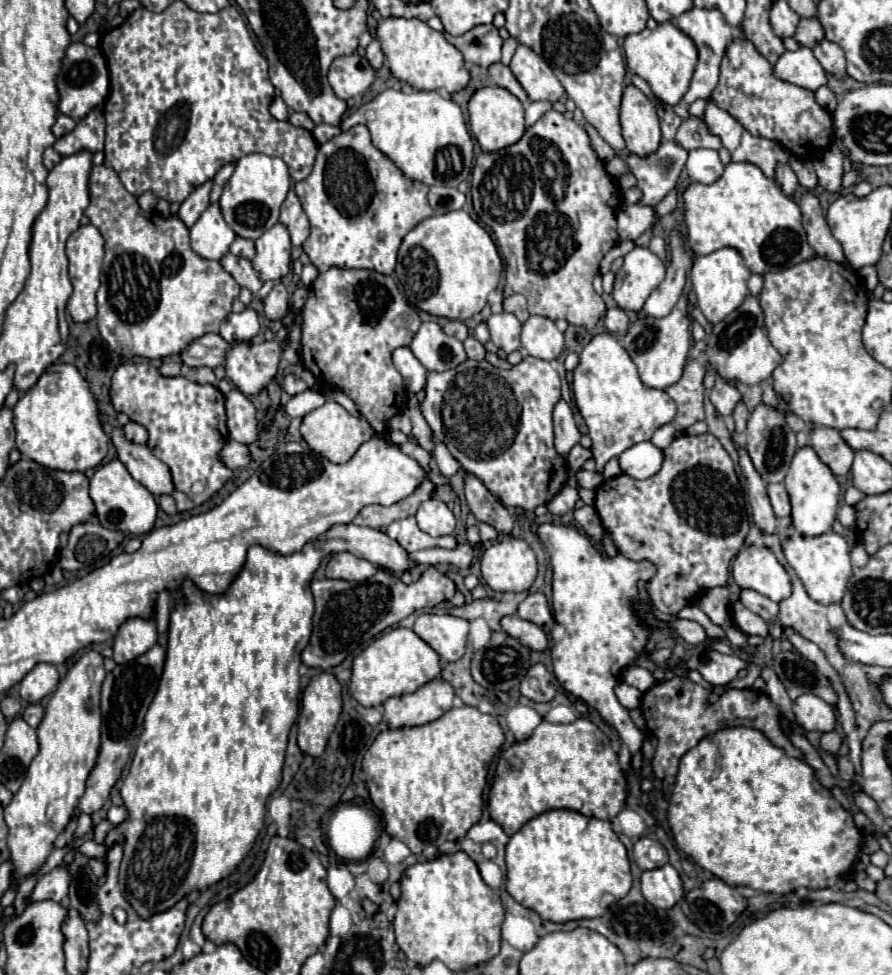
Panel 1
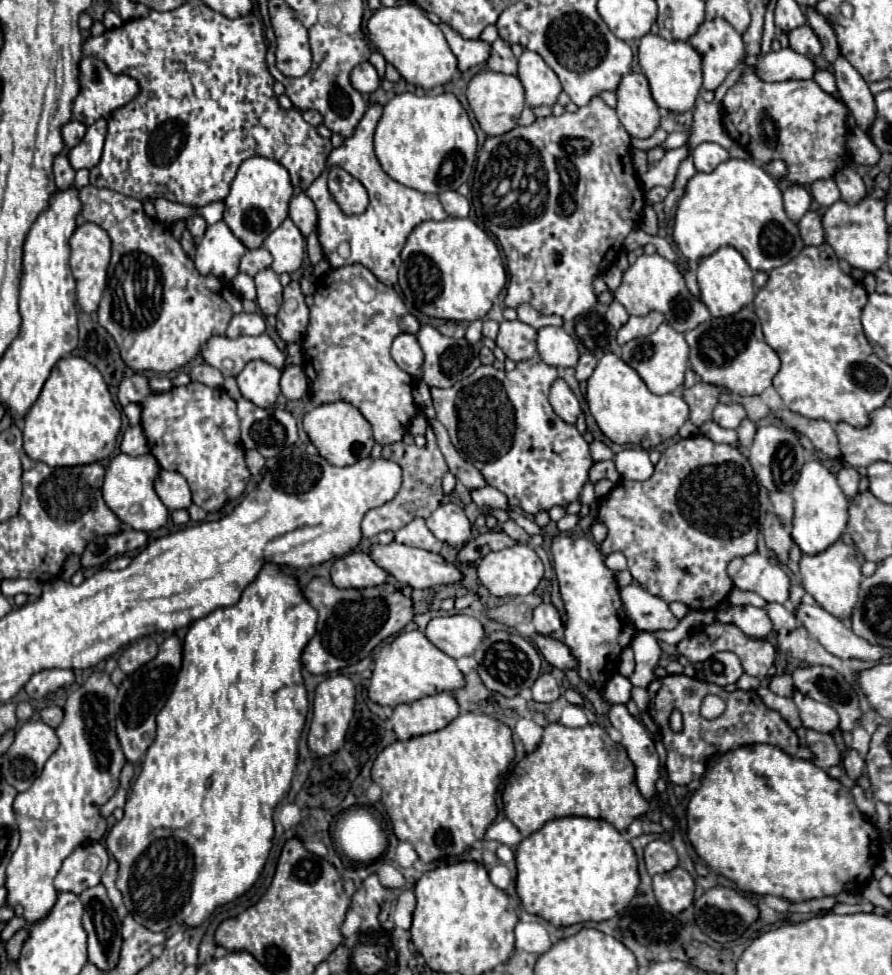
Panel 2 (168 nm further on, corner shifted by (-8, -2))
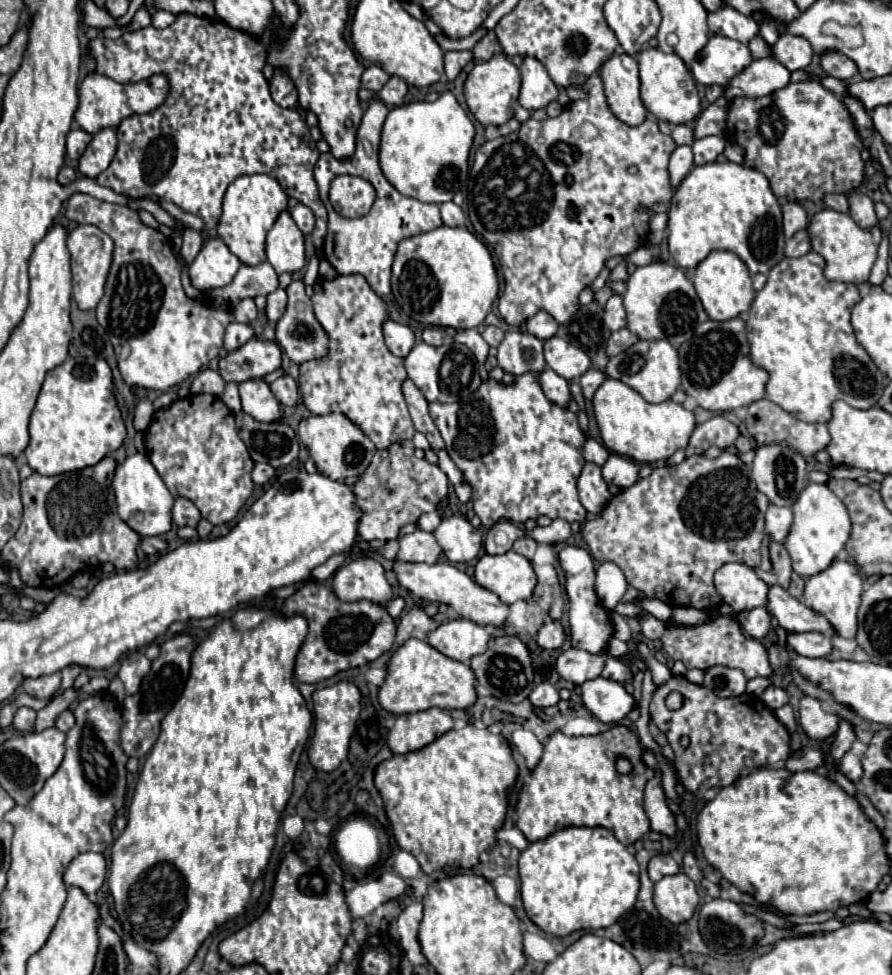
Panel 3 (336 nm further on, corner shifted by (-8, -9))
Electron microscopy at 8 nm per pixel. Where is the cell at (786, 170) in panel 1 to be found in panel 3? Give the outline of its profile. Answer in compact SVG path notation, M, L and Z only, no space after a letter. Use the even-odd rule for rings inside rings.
M788 201L782 205L782 217L784 217L784 235L786 237L792 237L794 233L798 233L800 229L806 229L806 225L808 225L806 211L794 201Z

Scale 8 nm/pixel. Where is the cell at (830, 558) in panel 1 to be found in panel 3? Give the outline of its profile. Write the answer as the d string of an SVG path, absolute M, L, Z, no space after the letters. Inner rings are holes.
M836 559L826 571L808 577L806 579L806 591L804 591L804 605L812 611L820 613L830 621L834 631L840 637L854 639L856 637L856 613L860 607L860 595L862 595L862 577L858 573L858 567L848 561Z

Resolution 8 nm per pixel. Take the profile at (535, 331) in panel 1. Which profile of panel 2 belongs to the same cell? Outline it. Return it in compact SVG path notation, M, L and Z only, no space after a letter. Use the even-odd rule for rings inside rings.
M544 326L538 330L538 354L546 364L556 368L576 366L580 358L576 342L564 332L564 328L556 326Z

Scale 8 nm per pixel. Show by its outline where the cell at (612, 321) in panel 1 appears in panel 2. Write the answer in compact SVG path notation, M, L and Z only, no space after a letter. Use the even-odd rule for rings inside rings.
M612 302L610 304L610 308L608 308L608 312L606 312L606 320L616 328L616 330L620 330L626 322L628 322L628 312L626 312L626 308L622 306L622 304L618 304L618 302Z

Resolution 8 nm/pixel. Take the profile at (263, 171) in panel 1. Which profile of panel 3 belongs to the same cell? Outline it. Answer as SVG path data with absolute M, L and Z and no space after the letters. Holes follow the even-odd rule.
M242 175L236 181L232 181L224 193L218 237L240 259L240 263L260 265L266 261L266 233L286 207L288 197L278 185L278 181L266 175Z

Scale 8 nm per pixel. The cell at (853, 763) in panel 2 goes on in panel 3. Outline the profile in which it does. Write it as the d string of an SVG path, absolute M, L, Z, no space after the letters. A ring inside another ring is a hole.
M846 753L842 759L840 759L840 771L852 781L852 783L858 783L862 779L862 763L860 763L860 757L856 757L854 753Z

